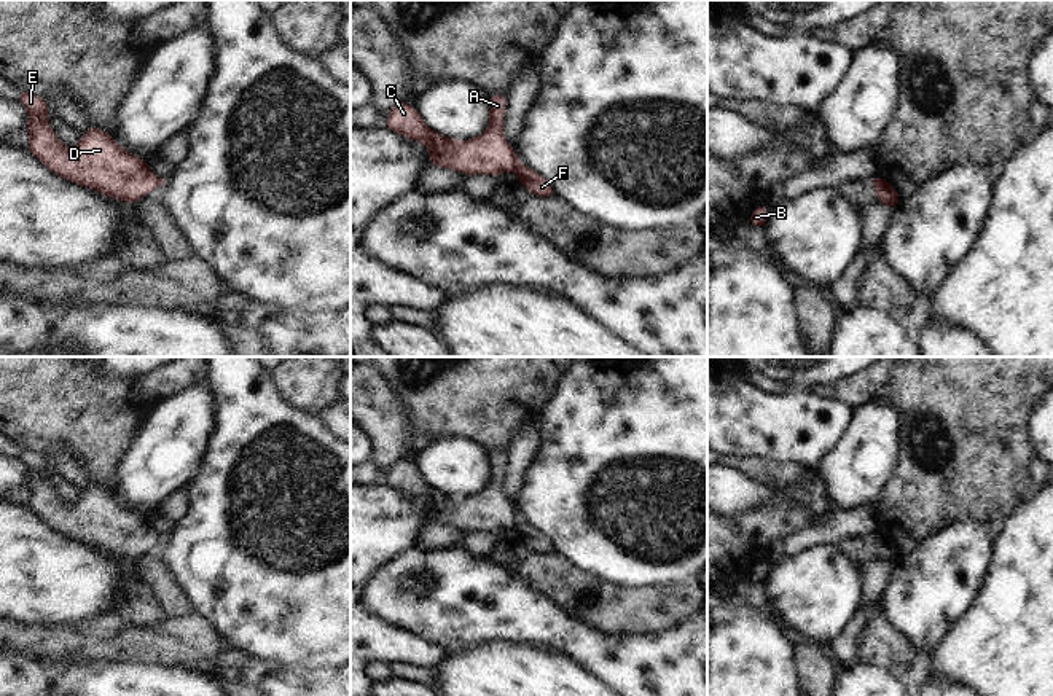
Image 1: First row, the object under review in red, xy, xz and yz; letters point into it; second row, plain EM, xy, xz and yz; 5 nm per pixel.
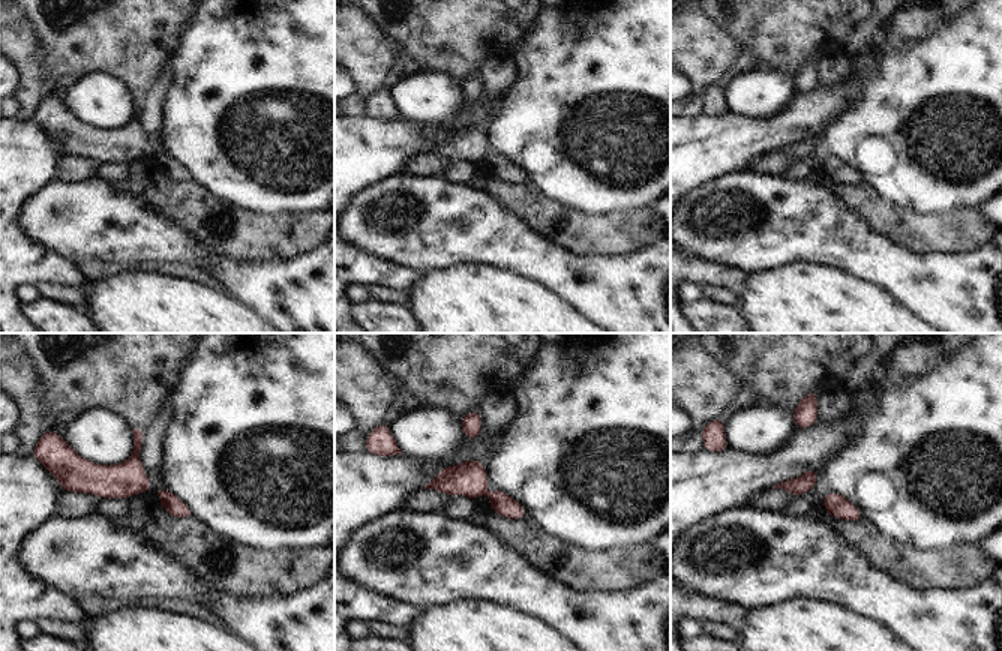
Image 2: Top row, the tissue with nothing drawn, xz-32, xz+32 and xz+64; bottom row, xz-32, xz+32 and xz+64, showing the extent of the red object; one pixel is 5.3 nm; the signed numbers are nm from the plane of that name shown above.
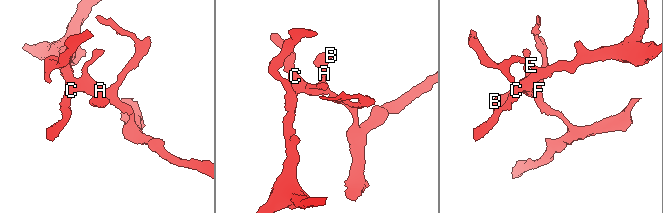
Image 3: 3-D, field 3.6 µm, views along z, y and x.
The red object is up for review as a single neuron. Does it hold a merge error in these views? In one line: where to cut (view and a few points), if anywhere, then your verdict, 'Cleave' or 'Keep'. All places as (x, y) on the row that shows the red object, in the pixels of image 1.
Split along xz (518, 161), (512, 169). Cleave.

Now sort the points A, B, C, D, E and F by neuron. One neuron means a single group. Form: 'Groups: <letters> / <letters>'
Groups: A B C D E / F.

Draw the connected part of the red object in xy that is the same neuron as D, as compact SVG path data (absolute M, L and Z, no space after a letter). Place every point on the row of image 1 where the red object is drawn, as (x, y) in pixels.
M22 91L19 102L30 111L27 150L53 174L127 204L161 185L150 164L123 150L108 132L89 124L76 147L64 147L46 124L48 102Z

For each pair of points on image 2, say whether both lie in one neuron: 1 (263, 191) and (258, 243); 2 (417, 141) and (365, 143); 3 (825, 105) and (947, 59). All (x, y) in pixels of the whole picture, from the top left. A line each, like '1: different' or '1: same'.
1: different
2: same
3: different

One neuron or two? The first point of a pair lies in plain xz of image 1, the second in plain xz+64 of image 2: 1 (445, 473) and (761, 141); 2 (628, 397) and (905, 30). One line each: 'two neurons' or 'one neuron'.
1: two neurons
2: two neurons

